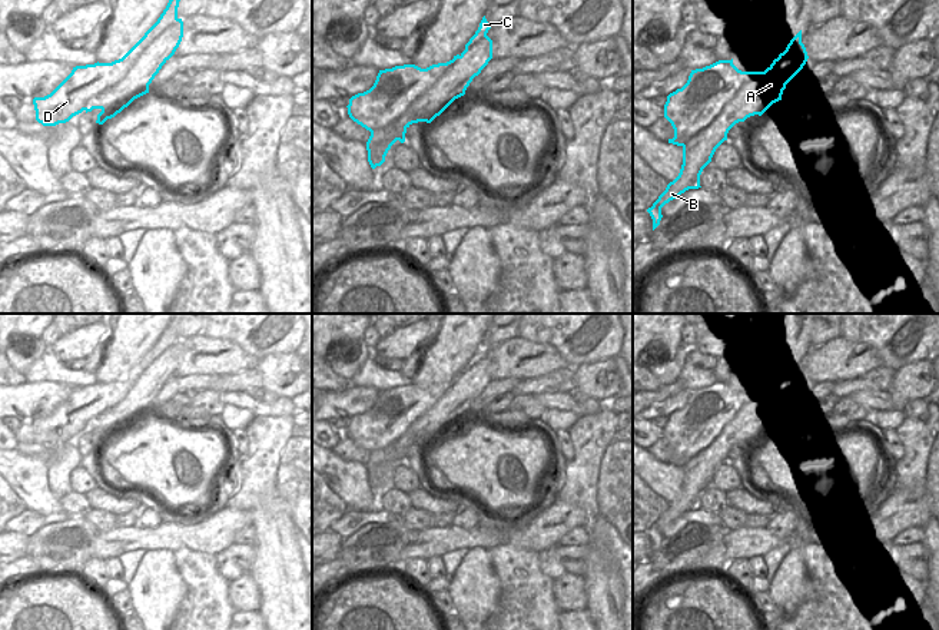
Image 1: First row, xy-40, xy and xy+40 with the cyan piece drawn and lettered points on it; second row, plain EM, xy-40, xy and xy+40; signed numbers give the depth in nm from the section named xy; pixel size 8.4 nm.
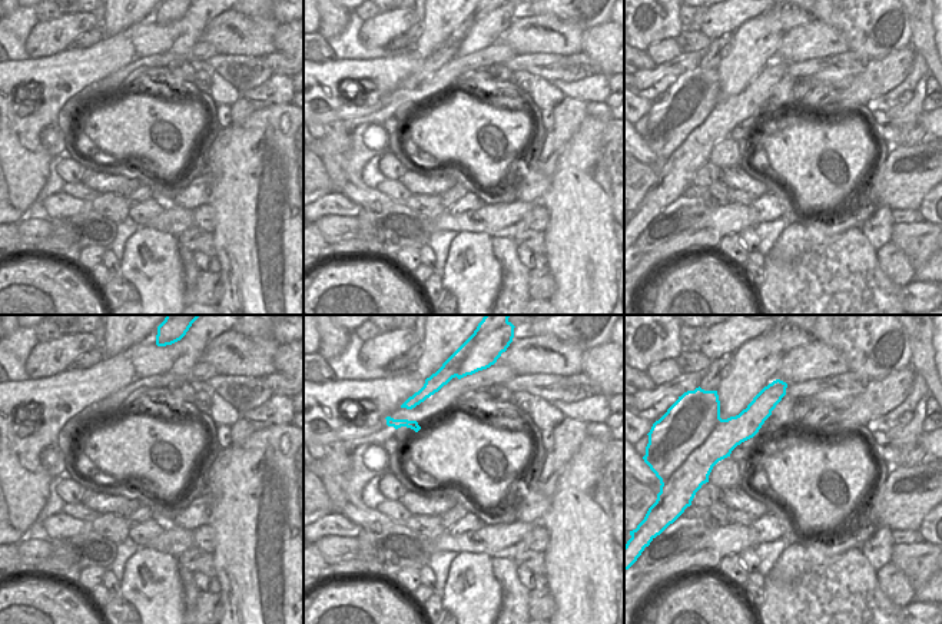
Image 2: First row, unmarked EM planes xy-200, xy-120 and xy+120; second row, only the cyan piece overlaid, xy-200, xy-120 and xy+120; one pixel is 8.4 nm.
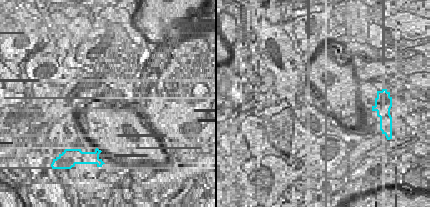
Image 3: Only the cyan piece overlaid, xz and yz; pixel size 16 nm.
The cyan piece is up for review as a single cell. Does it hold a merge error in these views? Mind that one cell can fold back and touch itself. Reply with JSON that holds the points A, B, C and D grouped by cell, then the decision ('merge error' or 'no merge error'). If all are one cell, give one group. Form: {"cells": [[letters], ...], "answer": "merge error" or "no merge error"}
{"cells": [["A", "B"], ["C", "D"]], "answer": "merge error"}

